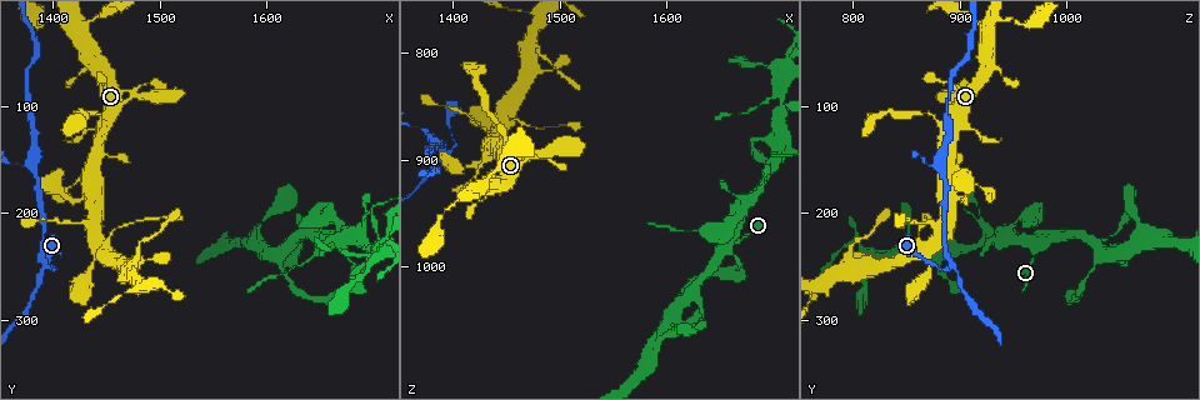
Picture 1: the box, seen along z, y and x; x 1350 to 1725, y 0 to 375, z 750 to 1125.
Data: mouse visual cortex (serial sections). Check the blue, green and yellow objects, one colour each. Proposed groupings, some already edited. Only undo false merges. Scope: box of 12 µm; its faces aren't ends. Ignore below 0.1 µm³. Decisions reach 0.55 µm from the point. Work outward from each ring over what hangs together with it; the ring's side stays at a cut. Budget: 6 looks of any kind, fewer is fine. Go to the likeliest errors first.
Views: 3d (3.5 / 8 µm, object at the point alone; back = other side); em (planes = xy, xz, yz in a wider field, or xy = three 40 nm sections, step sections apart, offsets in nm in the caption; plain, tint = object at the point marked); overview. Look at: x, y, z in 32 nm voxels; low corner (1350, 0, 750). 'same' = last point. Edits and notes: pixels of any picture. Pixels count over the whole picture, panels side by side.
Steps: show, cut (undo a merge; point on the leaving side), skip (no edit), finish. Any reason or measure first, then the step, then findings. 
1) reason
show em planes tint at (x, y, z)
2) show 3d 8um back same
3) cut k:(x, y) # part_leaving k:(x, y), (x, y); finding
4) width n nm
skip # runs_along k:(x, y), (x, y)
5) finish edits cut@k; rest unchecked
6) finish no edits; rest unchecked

sharp bend
show 3d 3.5um at (1394, 252, 892)

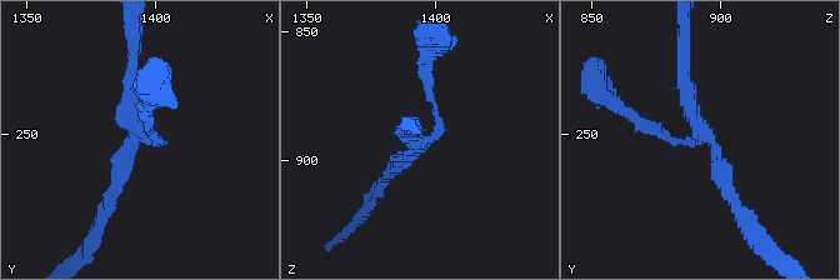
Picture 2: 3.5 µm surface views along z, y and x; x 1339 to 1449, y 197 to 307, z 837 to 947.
need the tissue
show em xy step 1 tint at (1393, 250, 894)

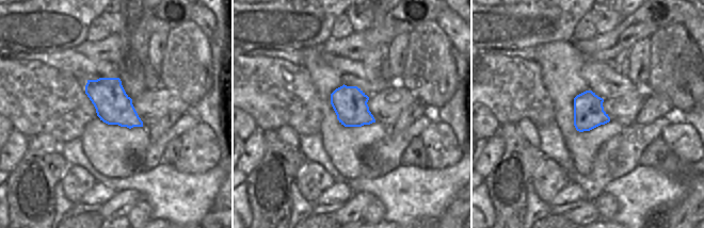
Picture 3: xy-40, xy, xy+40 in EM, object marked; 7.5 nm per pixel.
skip # runs_along 2:(641, 123), (674, 141), (703, 138), (683, 56); all the same cell

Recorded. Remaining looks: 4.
show 3d 3.5um at (1380, 156, 882)

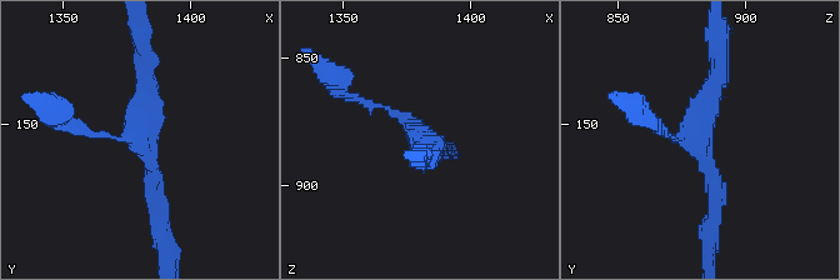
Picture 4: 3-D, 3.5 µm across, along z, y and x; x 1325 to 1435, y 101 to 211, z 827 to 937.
now the EM
show em xy step 5 tint at (1382, 155, 881)

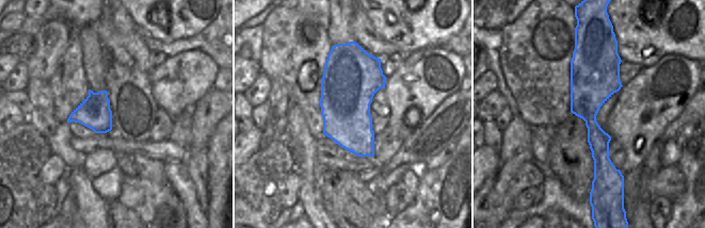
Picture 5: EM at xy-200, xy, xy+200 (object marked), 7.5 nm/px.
show em planes tint same

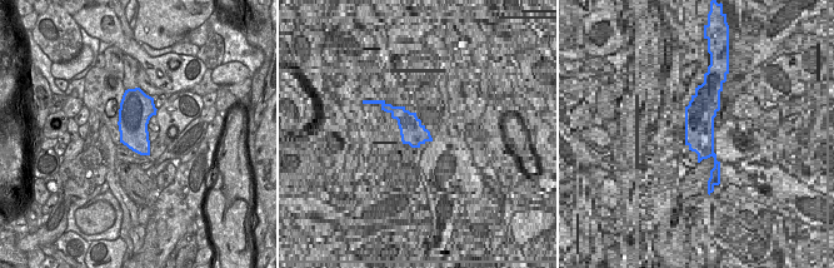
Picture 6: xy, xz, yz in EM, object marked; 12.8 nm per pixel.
width 420 nm
skip # runs_along 4:(156, 214), (141, 141), (145, 56); all the same cell

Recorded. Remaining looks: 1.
finish no edits; rest unchecked

